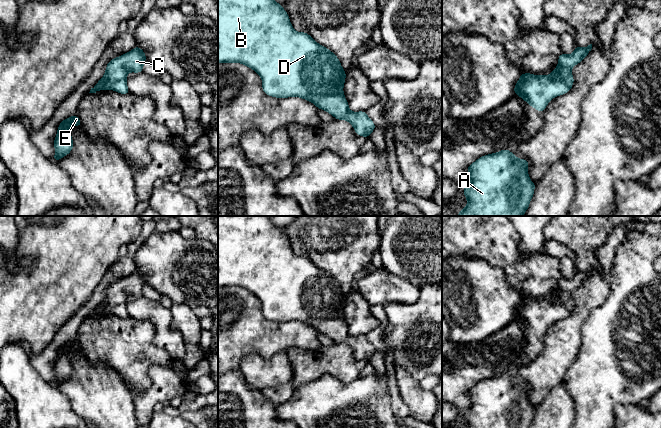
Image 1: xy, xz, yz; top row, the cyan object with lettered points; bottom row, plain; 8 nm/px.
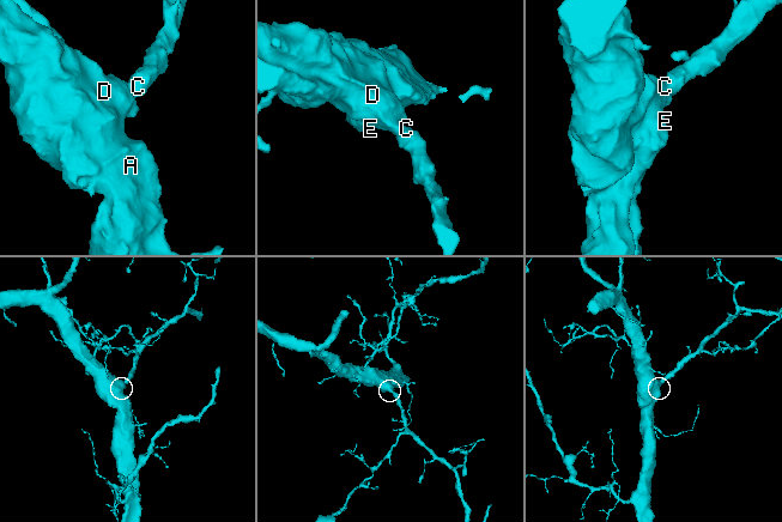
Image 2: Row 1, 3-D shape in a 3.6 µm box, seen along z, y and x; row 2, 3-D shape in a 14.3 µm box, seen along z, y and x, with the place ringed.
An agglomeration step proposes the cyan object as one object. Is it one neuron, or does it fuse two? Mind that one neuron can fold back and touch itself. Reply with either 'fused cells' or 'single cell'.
single cell

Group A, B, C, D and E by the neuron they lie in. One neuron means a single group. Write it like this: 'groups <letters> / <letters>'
groups A B C D E

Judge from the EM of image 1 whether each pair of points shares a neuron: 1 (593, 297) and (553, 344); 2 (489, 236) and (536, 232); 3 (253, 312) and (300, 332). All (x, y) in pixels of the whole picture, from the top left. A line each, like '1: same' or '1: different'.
1: same
2: different
3: same

